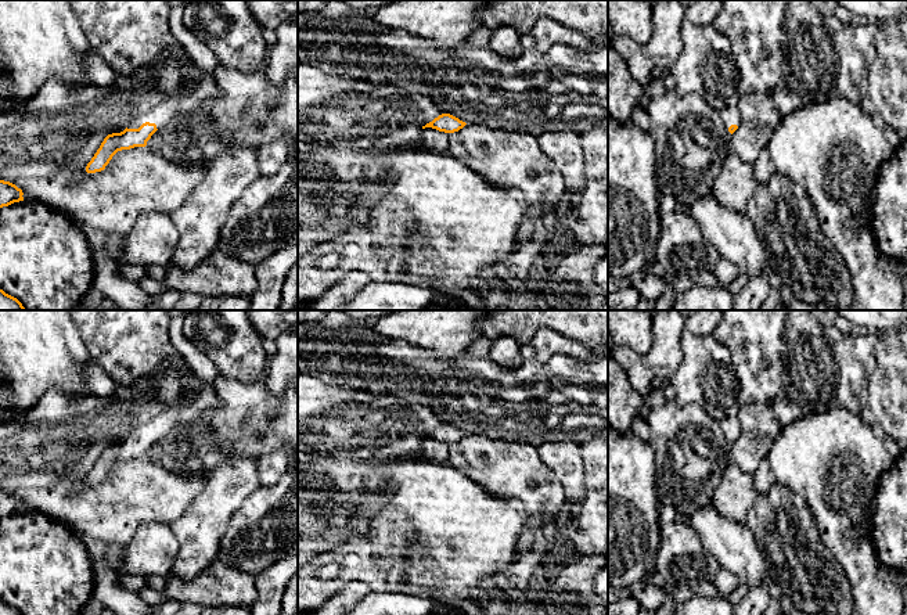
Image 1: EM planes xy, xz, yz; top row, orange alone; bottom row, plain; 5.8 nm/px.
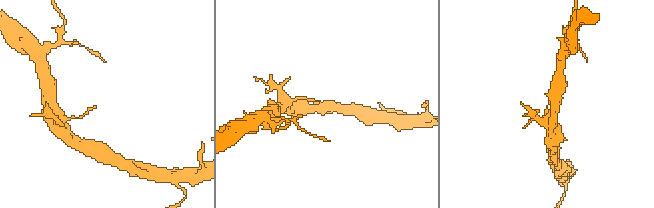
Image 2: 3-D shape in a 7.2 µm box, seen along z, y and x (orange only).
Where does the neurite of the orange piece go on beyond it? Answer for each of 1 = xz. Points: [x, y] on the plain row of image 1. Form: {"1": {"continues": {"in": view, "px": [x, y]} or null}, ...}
{"1": {"continues": null}}

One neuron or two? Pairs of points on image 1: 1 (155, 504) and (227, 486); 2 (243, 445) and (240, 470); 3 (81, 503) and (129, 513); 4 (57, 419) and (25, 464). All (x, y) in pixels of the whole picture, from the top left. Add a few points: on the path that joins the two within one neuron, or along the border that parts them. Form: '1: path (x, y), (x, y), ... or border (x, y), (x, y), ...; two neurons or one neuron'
1: border (208, 474), (205, 486), (177, 518); two neurons
2: border (256, 457), (230, 455), (211, 468); two neurons
3: path (93, 509), (117, 510); one neuron
4: path (57, 430), (35, 453); one neuron

